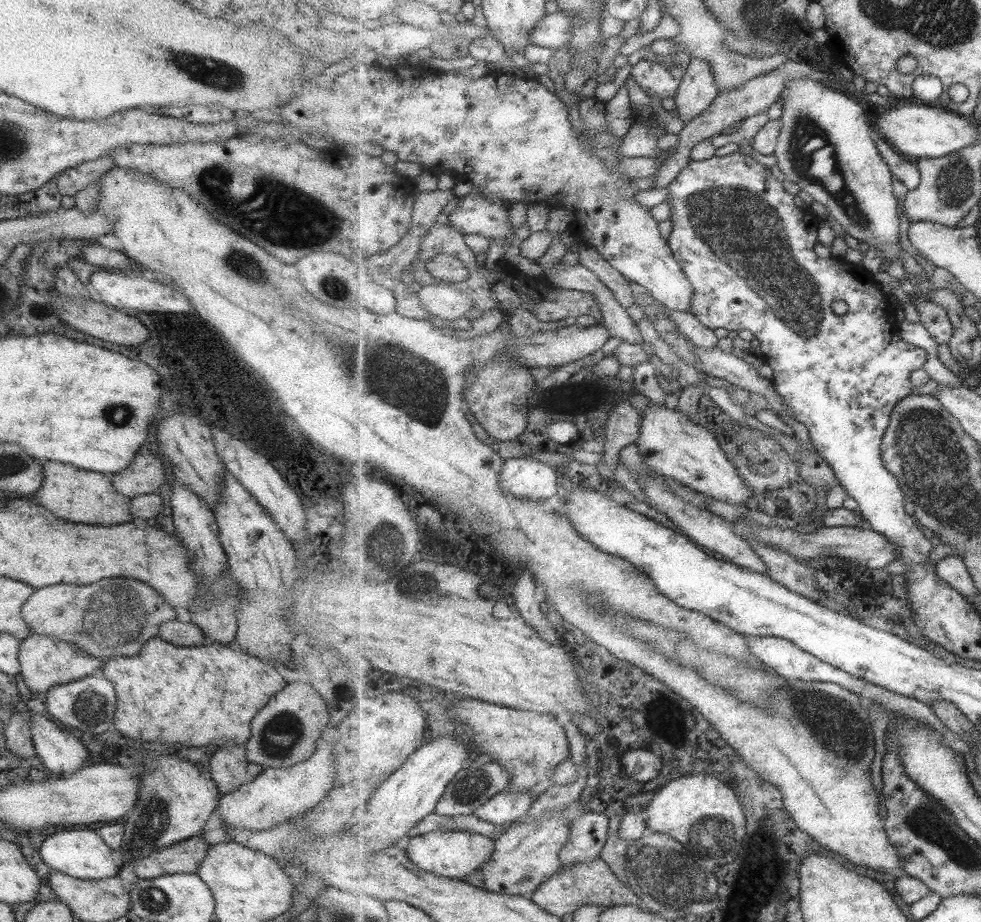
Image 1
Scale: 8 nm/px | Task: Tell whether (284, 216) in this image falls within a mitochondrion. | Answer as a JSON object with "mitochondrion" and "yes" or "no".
{"mitochondrion":"yes"}

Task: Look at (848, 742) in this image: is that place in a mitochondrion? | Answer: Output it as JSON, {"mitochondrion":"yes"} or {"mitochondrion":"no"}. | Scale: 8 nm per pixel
{"mitochondrion":"yes"}

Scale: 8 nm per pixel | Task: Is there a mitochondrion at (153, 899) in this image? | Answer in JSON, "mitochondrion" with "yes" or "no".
{"mitochondrion":"yes"}

